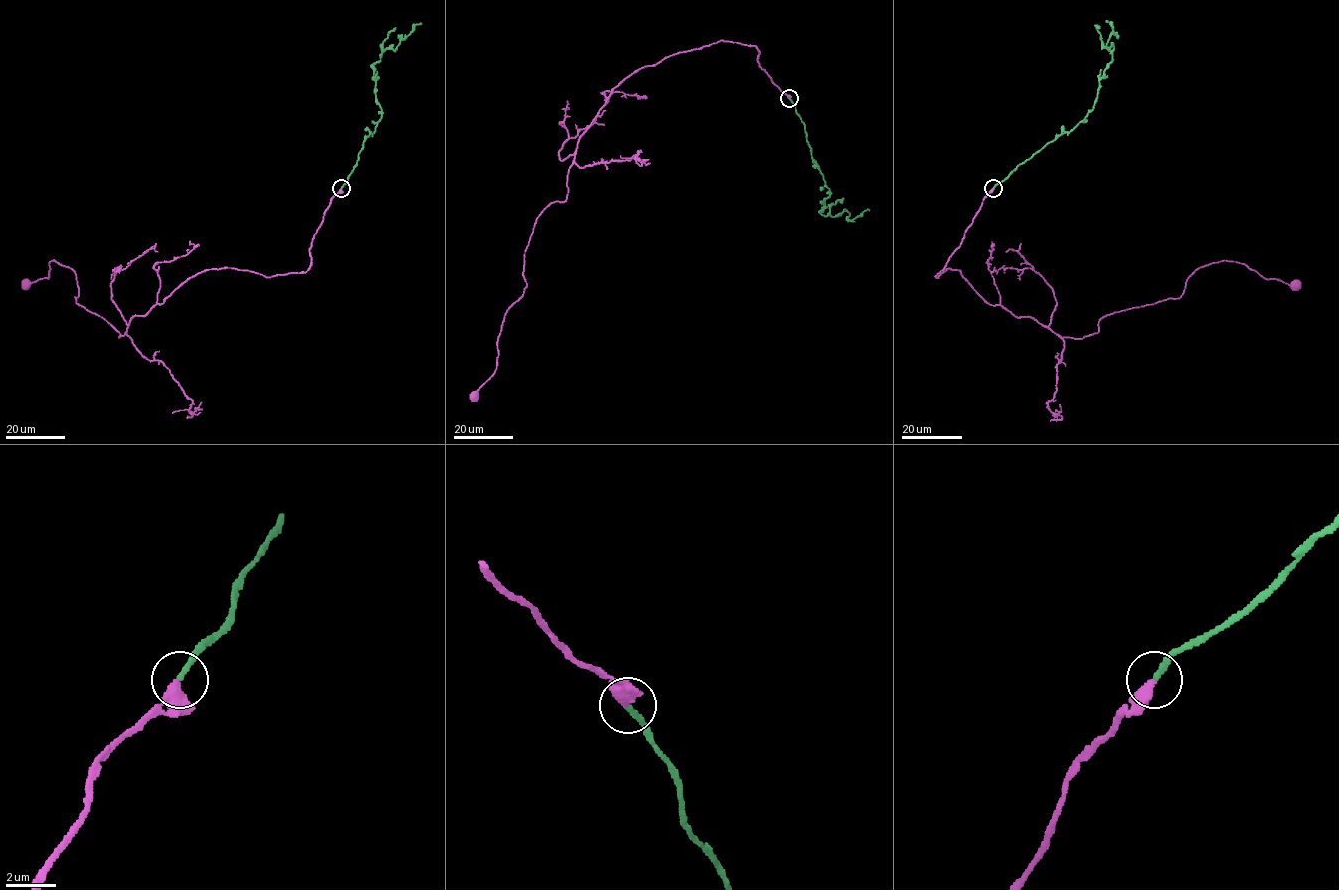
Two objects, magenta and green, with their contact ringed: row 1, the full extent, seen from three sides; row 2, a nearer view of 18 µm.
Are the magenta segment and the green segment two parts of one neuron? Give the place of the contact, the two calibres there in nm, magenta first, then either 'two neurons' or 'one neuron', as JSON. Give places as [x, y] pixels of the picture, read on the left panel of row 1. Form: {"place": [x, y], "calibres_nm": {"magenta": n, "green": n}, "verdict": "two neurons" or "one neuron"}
{"place": [341, 188], "calibres_nm": {"magenta": 440, "green": 200}, "verdict": "one neuron"}

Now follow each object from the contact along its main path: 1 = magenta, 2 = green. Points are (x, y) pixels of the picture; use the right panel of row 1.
1: (993, 188), (936, 277), (958, 270), (990, 304), (1061, 337), (1179, 297), (1214, 262), (1295, 285)
2: (993, 188), (1092, 109), (1099, 80), (1112, 60), (1114, 47), (1106, 43), (1112, 34), (1118, 36), (1107, 20)

